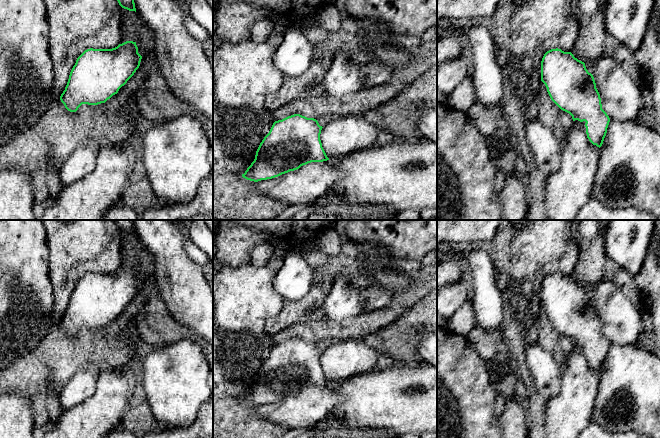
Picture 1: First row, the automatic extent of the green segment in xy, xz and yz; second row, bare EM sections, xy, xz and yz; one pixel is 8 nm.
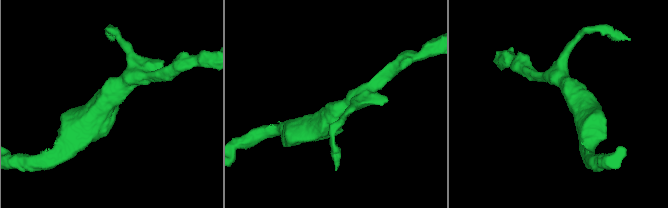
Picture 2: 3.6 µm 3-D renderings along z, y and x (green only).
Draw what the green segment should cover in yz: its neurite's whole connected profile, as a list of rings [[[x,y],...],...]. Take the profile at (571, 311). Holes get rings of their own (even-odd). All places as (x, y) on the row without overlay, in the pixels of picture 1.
[[[561,273],[547,275],[541,285],[541,305],[545,308],[551,324],[563,335],[572,340],[573,345],[585,345],[589,365],[601,371],[607,357],[610,342],[602,333],[600,318],[594,301],[586,293],[585,287],[574,281],[571,276]]]

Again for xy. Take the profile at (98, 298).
[[[133,265],[112,273],[85,274],[70,296],[61,326],[70,336],[76,336],[82,328],[105,327],[134,299],[141,283]]]

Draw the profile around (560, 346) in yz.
[[[540,305],[537,343],[553,356],[561,372],[567,369],[568,357],[574,345],[569,337],[561,334],[551,324],[547,312],[542,305]]]

